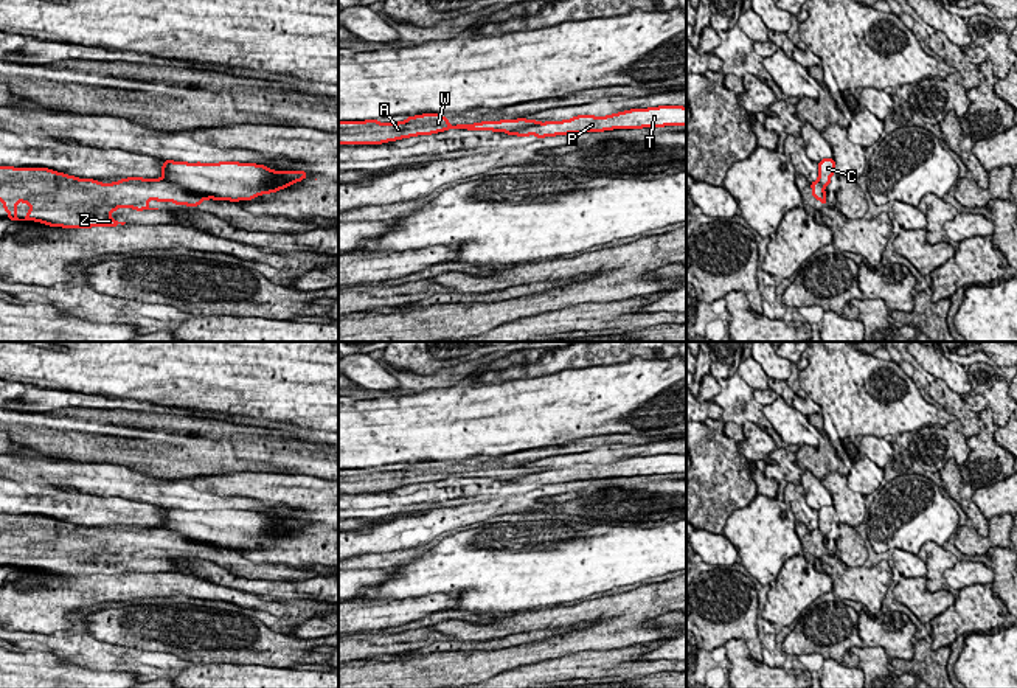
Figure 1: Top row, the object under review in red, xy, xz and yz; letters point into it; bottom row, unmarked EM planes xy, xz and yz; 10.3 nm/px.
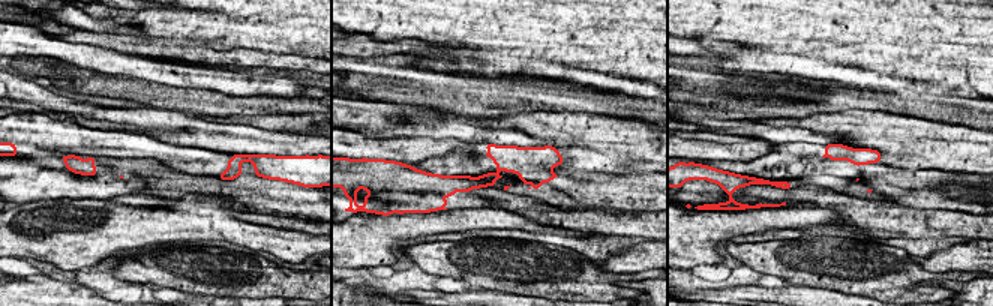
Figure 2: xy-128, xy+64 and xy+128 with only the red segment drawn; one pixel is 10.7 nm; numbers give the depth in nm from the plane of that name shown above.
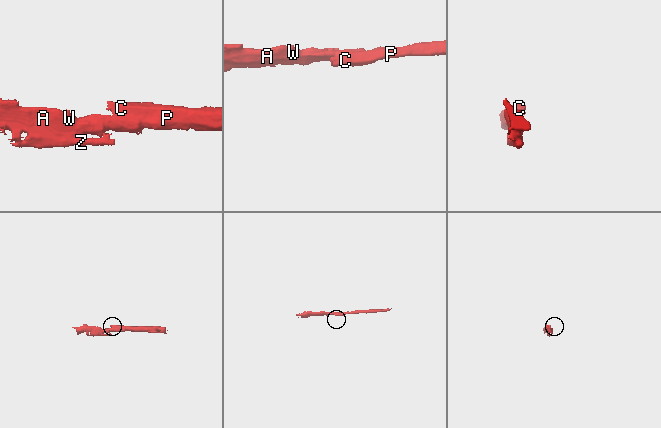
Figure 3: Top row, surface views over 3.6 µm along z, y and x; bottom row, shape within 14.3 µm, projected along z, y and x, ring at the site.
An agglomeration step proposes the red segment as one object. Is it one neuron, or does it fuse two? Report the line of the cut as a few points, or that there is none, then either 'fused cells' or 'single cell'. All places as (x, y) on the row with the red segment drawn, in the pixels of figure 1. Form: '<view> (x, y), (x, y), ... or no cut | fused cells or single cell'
xy (162, 177), (187, 187), (202, 199) | fused cells

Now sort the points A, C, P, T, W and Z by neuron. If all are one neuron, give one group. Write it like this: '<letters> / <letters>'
A W Z / C P T

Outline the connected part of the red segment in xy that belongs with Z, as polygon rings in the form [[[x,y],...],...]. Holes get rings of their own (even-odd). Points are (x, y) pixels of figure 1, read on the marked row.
[[[0,166],[0,202],[3,203],[3,210],[8,211],[8,219],[14,222],[36,221],[56,228],[116,227],[126,222],[118,222],[112,216],[107,217],[107,213],[112,214],[120,207],[134,208],[137,211],[158,210],[149,208],[149,200],[174,202],[177,207],[199,207],[202,197],[182,185],[163,179],[127,177],[113,183],[101,183],[93,179],[78,179],[48,168]],[[19,202],[30,205],[30,211],[23,219],[17,217]]]

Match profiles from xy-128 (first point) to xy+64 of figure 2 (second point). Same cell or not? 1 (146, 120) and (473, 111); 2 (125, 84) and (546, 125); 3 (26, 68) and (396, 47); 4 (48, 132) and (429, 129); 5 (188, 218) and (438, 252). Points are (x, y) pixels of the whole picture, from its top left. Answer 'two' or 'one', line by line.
1: two
2: two
3: two
4: two
5: two

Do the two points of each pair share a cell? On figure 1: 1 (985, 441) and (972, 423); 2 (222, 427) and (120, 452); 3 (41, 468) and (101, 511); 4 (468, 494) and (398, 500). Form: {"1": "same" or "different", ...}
{"1": "different", "2": "same", "3": "different", "4": "same"}

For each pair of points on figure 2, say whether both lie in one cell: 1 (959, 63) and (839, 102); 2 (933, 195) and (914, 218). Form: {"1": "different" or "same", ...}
{"1": "different", "2": "different"}

